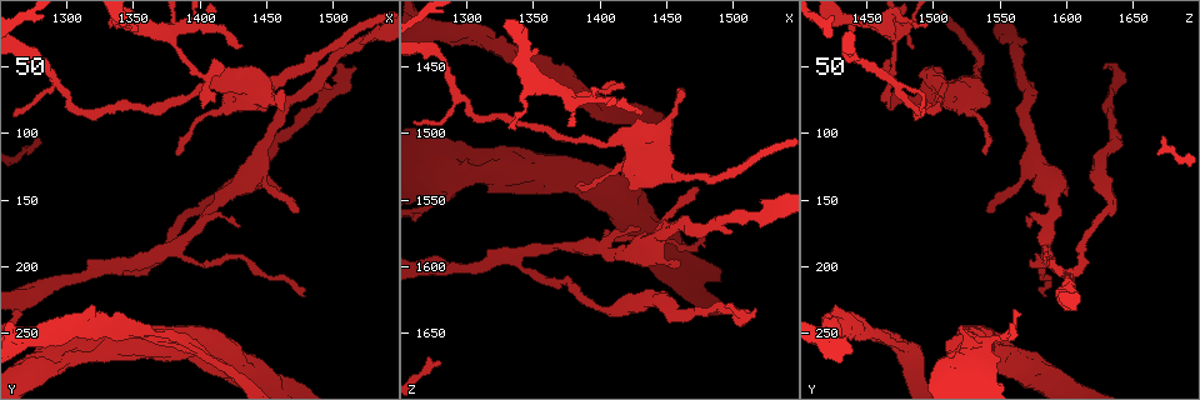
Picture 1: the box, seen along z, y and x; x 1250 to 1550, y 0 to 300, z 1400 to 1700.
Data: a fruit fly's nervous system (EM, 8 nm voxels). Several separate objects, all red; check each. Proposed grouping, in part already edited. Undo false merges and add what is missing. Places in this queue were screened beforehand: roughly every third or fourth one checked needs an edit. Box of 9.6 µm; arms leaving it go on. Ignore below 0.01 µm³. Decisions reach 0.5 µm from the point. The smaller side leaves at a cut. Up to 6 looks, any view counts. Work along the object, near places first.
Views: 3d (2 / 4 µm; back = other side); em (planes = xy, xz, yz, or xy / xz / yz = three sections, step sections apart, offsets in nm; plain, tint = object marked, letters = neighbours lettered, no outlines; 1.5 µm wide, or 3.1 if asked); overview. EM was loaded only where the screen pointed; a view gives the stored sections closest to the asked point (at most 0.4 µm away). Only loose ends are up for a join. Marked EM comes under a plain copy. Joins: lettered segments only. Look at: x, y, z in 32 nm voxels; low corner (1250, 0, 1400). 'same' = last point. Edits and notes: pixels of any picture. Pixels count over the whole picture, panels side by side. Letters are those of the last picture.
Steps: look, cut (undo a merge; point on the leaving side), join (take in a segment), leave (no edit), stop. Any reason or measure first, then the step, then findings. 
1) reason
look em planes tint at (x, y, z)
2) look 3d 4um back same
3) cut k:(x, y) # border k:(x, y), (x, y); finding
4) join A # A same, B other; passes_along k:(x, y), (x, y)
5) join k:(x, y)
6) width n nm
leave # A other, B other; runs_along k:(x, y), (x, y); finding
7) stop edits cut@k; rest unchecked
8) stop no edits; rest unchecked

look 3d 4um at (1460, 84, 1470)

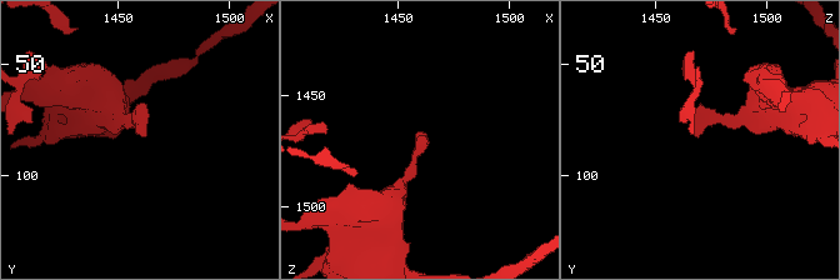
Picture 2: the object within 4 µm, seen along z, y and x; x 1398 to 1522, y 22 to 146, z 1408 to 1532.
shape alone is not enough
look em planes letters at (1463, 83, 1468)

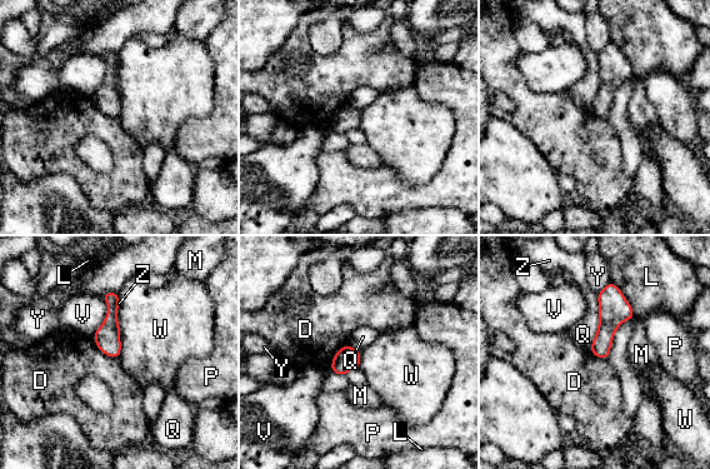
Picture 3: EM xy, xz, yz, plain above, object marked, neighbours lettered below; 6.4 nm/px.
leave # D other, L other, M other, P other, Q other, V other, W other, Y other, Z other; border 3:(118, 324), (120, 334), (119, 357); none of them fits

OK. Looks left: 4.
thin end
look em yz step 4 tint at (1474, 160, 1540)

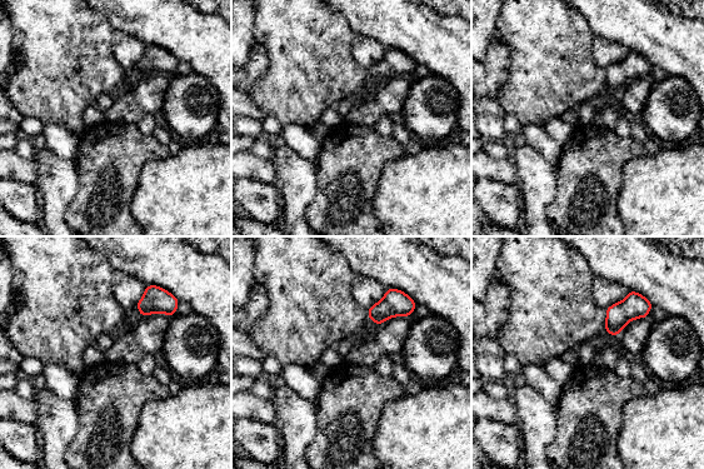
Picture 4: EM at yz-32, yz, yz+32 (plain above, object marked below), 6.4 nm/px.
look em yz step 4 letters same

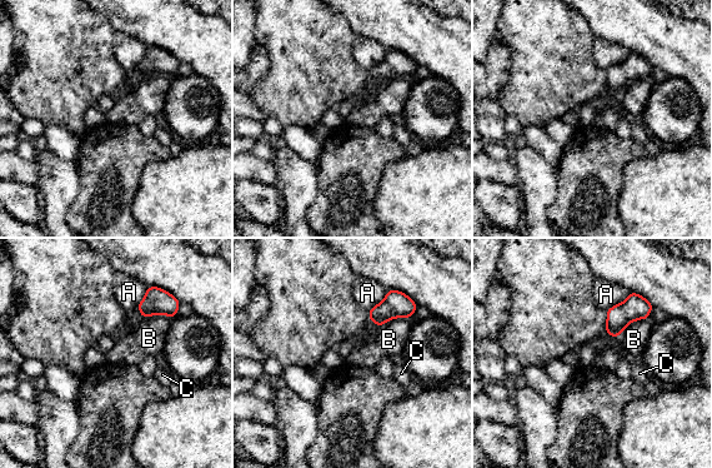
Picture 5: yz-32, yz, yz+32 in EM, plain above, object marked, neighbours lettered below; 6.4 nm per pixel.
leave # A other, B other, C other; border 5:(410, 317), (391, 318), (377, 328); none of them fits

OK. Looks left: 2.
branch stops here
look em planes letters at (1416, 268, 1494)

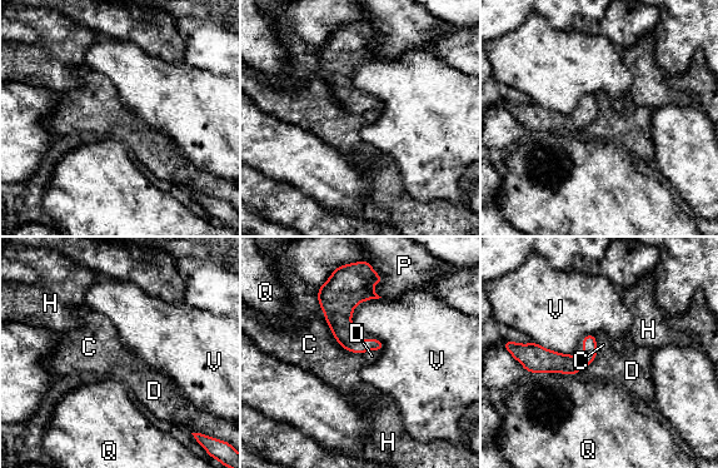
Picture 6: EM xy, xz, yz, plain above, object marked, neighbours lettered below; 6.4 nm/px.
leave # C other, D other, H other, P other, Q other, V other; border 6:(380, 297), (354, 308), (354, 329); no lettered segment goes on from it

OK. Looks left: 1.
stop no edits; rest unchecked

